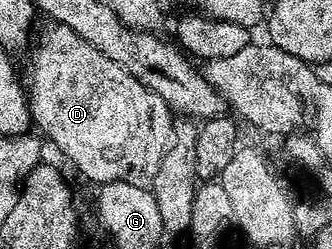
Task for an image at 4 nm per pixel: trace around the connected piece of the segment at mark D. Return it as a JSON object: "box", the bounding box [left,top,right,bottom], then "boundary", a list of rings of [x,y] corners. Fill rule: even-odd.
{"box":[26,24,174,187],"boundary":[[[59,24],[49,27],[49,30],[41,32],[40,39],[38,34],[31,47],[28,82],[26,78],[28,108],[32,111],[33,123],[37,127],[40,125],[39,133],[45,139],[48,137],[95,184],[125,182],[151,187],[154,172],[158,172],[158,164],[168,146],[174,121],[172,111],[162,96],[150,92],[146,84],[134,80],[126,68],[114,64],[114,60],[98,52],[94,44],[86,44],[78,32]]]}

